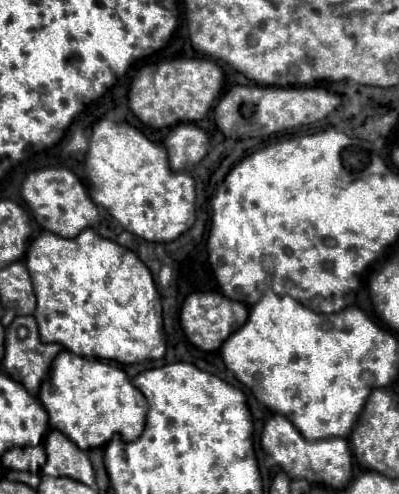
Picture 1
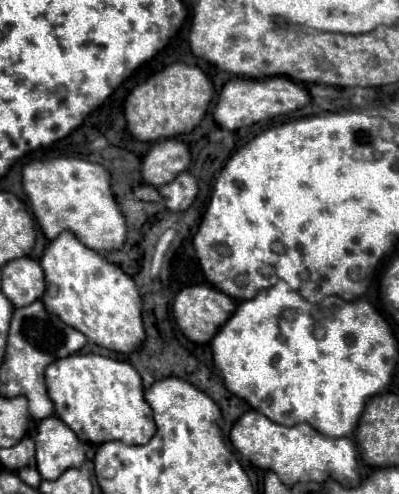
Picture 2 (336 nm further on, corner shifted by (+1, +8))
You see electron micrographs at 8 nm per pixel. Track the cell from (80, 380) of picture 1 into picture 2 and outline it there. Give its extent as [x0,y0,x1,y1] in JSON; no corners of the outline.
[46,354,156,444]

